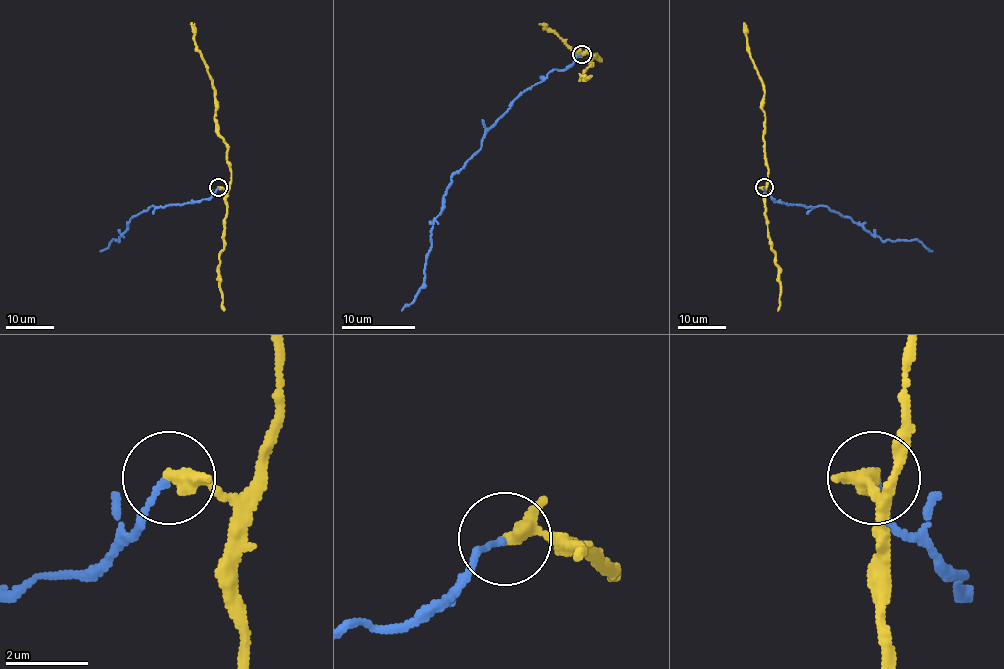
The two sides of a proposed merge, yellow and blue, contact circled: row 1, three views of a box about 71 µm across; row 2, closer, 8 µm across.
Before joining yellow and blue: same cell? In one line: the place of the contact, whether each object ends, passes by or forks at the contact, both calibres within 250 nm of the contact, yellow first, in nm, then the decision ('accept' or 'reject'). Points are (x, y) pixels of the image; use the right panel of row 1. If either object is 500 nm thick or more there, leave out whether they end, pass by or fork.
(764, 187) | yellow passes by | blue ends | 280/130 nm | reject

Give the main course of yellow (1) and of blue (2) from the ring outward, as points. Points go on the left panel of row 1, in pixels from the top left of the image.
1: (218, 187), (228, 187), (230, 164), (215, 118), (215, 88), (190, 22)
2: (217, 187), (207, 199), (152, 205), (132, 217), (119, 240), (114, 239), (99, 251)

